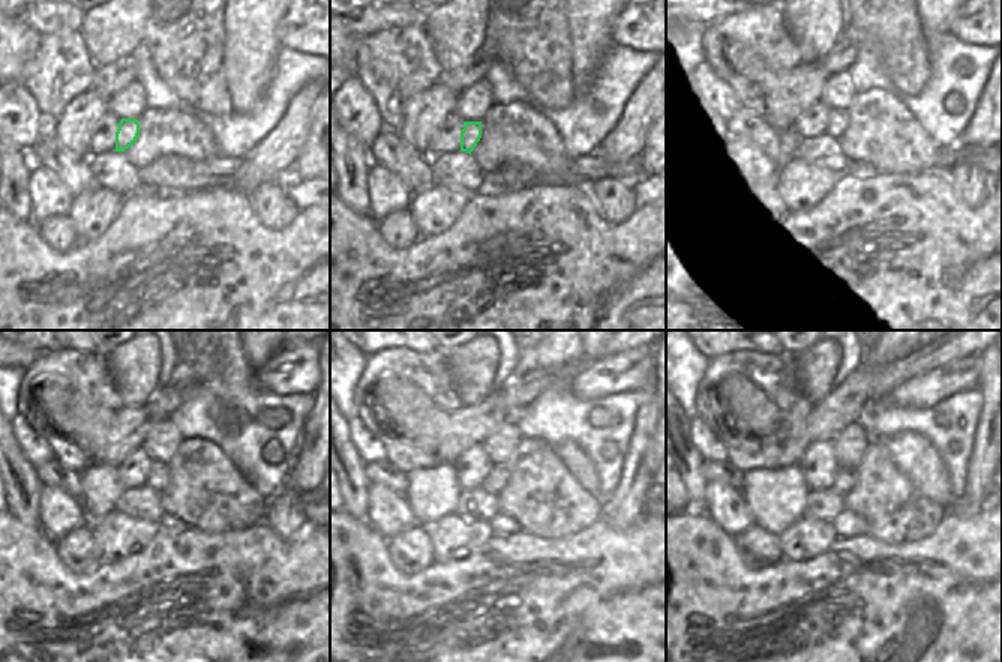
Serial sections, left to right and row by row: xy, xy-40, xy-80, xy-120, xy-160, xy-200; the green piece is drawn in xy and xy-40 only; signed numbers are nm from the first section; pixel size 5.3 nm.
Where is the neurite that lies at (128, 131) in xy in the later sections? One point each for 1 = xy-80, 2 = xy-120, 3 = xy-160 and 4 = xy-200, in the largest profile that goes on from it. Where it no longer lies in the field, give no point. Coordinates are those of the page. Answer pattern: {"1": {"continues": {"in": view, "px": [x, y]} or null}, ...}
{"1": {"continues": {"in": "xy-80", "px": [825, 144]}}, "2": {"continues": {"in": "xy-120", "px": [158, 479]}}, "3": {"continues": {"in": "xy-160", "px": [497, 479]}}, "4": {"continues": {"in": "xy-200", "px": [843, 482]}}}

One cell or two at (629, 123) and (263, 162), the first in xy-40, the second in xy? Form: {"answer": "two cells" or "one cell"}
{"answer": "one cell"}

